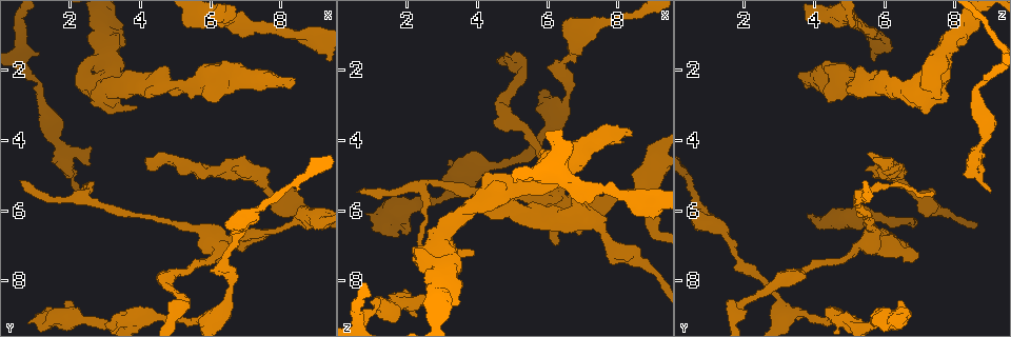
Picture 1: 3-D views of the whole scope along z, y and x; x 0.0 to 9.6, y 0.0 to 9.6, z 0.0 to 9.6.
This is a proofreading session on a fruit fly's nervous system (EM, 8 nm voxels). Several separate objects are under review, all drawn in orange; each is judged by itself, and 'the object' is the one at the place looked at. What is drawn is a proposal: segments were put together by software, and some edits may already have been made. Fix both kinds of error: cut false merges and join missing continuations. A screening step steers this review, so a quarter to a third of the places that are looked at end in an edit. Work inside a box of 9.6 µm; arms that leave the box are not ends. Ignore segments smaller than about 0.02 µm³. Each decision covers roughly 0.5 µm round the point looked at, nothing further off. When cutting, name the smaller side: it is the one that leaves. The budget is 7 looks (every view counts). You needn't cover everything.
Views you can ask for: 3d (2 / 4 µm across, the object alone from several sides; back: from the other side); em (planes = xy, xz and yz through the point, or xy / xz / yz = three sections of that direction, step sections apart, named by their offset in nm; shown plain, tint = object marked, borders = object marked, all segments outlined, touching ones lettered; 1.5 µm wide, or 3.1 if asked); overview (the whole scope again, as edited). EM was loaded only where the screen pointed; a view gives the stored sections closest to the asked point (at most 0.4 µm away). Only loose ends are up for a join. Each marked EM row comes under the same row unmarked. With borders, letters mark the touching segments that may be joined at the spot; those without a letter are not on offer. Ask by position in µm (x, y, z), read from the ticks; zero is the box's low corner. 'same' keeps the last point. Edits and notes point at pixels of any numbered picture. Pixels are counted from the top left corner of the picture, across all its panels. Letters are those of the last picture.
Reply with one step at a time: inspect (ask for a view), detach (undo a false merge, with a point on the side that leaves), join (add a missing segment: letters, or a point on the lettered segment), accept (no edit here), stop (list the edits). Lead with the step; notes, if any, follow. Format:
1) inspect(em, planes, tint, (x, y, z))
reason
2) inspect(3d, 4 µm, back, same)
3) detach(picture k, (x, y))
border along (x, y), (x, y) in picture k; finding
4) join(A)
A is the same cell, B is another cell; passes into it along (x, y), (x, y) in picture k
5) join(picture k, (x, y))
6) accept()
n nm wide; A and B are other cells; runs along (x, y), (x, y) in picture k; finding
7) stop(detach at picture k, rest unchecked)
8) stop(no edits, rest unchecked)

inspect(em, xz, step 8, tint, (8.35, 2.20, 3.70))
branch stops here

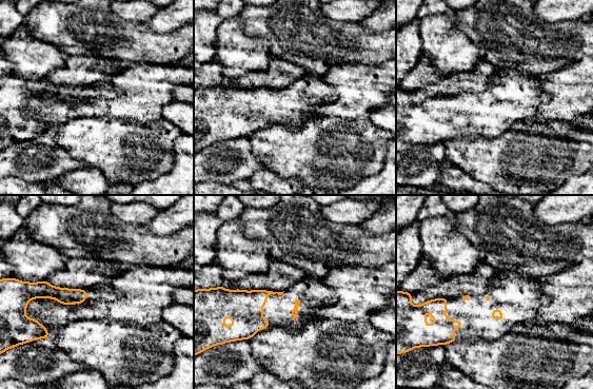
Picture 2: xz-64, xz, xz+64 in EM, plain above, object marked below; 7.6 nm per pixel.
inspect(em, planes, borders, same)
cut it another way

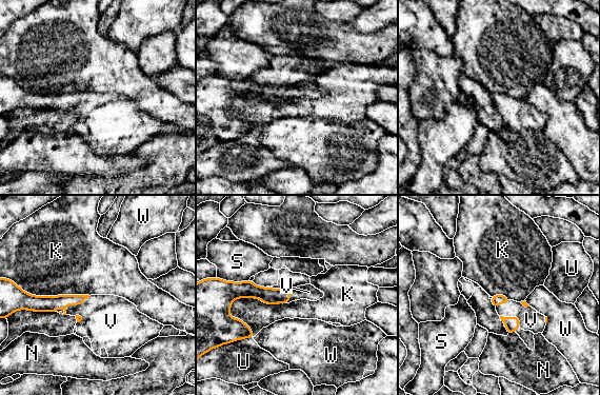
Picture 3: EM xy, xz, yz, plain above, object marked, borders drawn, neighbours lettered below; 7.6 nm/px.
join(V)
V is the same cell, K, N, S, U and W are other cells; passes into it along (39, 303), (72, 303), (102, 315) in picture 3; the neuron continues

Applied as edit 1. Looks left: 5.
inspect(em, planes, borders, (6.65, 4.90, 5.55))
branch stops here

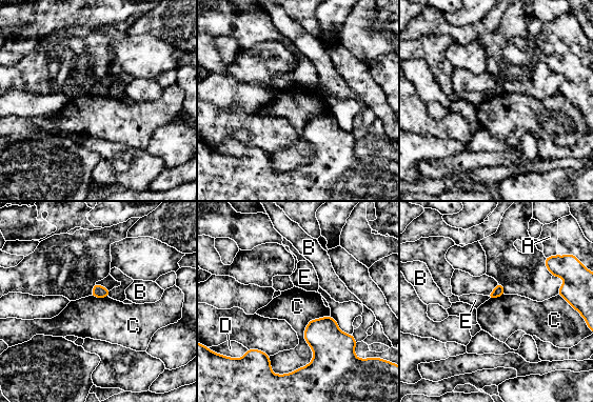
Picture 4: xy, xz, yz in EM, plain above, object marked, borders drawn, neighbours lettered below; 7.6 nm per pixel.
accept()
A, B, C, D and E are other cells; border along (330, 315), (285, 374) in picture 4; none of them fits

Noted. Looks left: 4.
inspect(3d, 4 µm, (0.60, 5.15, 5.40))
branch stops here

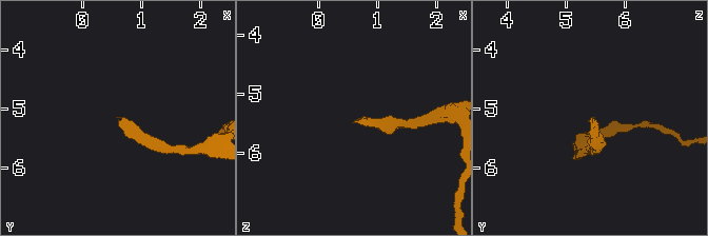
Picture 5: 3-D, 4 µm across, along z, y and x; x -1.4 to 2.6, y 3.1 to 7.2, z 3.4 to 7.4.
inspect(em, planes, borders, (0.60, 5.20, 5.50))
need the tissue

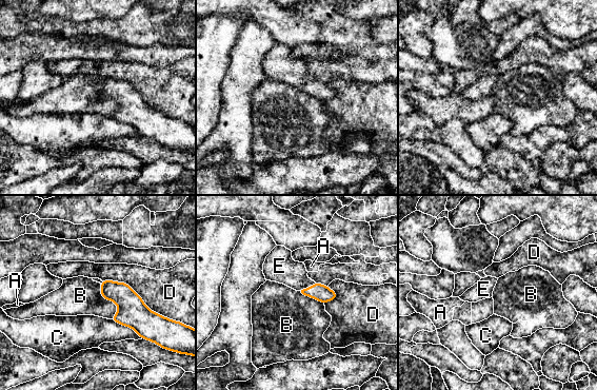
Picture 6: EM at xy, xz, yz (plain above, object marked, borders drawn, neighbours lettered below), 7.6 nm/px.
join(E)
E is the same cell, A, B, C and D are other cells; passes into it along (322, 293), (305, 289), (281, 268) in picture 6; it goes on there

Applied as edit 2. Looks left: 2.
stop(join at picture 3, join at picture 6, rest unchecked)

